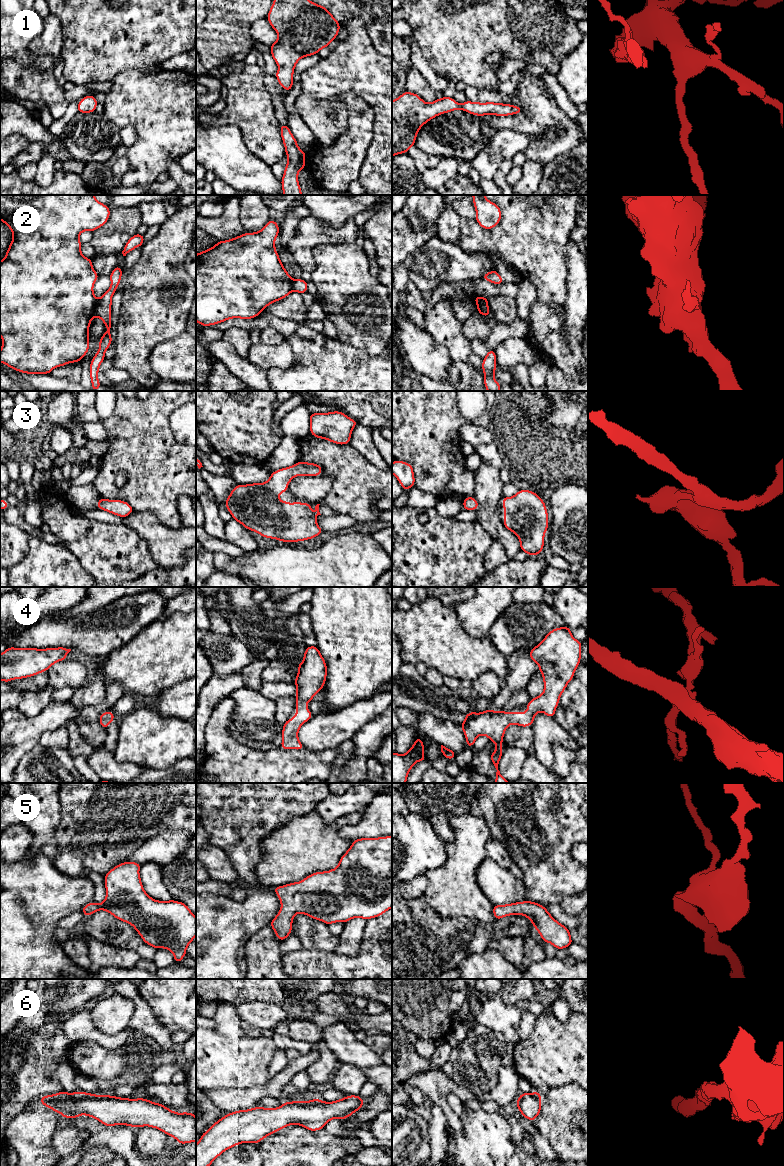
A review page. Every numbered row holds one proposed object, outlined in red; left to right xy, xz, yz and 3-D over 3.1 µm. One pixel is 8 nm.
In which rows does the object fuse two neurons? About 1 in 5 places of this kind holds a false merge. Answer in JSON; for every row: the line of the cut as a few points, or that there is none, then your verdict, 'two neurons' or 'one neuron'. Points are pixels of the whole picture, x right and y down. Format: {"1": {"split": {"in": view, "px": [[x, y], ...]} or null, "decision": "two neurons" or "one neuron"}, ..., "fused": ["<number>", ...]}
{"1": {"split": null, "decision": "one neuron"}, "2": {"split": {"in": "xy", "px": [[97, 303], [94, 315]]}, "decision": "two neurons"}, "3": {"split": null, "decision": "one neuron"}, "4": {"split": null, "decision": "one neuron"}, "5": {"split": null, "decision": "one neuron"}, "6": {"split": null, "decision": "one neuron"}, "fused": ["2"]}

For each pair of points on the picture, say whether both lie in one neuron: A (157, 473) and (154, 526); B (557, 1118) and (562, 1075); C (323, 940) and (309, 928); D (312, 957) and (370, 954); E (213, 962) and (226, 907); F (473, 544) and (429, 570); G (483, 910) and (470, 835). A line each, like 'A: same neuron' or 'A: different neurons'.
A: different neurons
B: different neurons
C: same neuron
D: same neuron
E: same neuron
F: same neuron
G: same neuron

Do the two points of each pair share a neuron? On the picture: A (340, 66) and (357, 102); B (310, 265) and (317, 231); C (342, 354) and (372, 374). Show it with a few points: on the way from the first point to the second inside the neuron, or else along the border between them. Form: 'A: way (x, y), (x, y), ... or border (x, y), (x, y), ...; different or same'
A: border (330, 98), (344, 93), (355, 93), (371, 106); different
B: way (307, 257), (307, 241), (309, 239); same
C: way (349, 361), (362, 374), (365, 374); same

